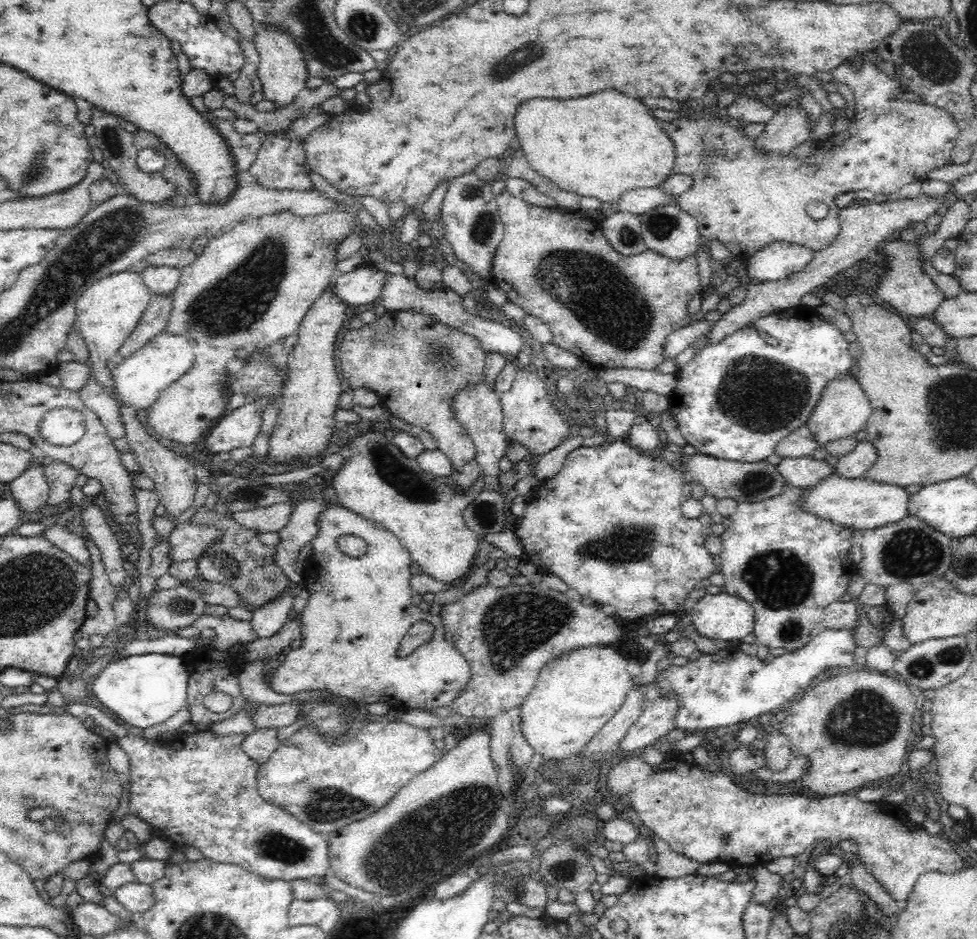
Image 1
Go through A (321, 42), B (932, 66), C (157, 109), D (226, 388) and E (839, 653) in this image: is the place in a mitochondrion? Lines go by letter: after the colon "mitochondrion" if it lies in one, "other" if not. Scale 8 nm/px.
A: mitochondrion
B: mitochondrion
C: other
D: other
E: other

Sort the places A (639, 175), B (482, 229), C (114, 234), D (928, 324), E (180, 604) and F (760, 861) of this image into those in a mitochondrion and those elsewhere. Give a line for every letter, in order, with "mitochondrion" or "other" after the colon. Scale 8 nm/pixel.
A: other
B: mitochondrion
C: mitochondrion
D: other
E: mitochondrion
F: other

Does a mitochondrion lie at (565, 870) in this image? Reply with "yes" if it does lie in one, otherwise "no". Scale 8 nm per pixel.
yes

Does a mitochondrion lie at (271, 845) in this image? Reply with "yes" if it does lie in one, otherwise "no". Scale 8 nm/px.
yes

